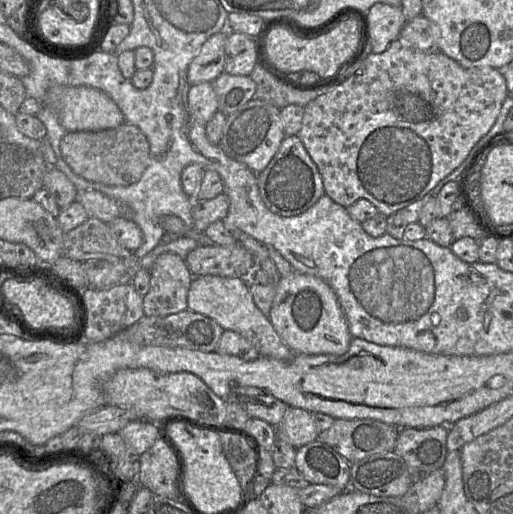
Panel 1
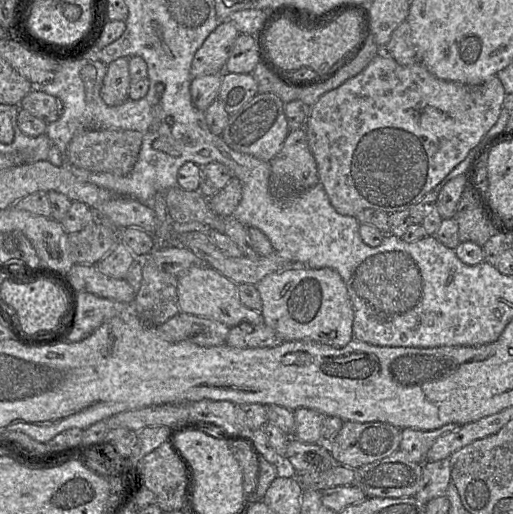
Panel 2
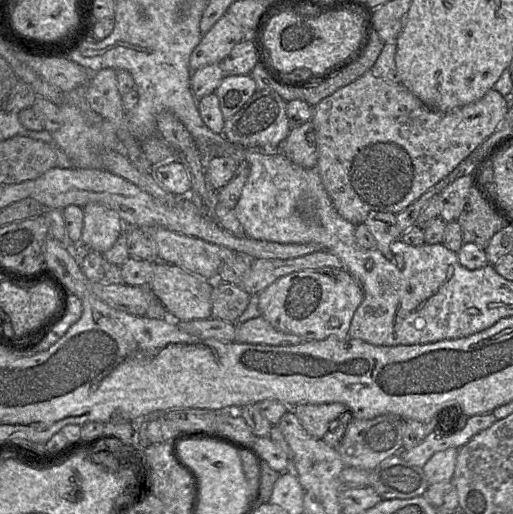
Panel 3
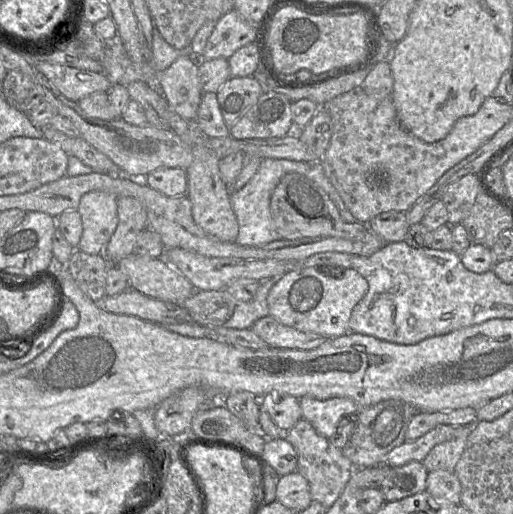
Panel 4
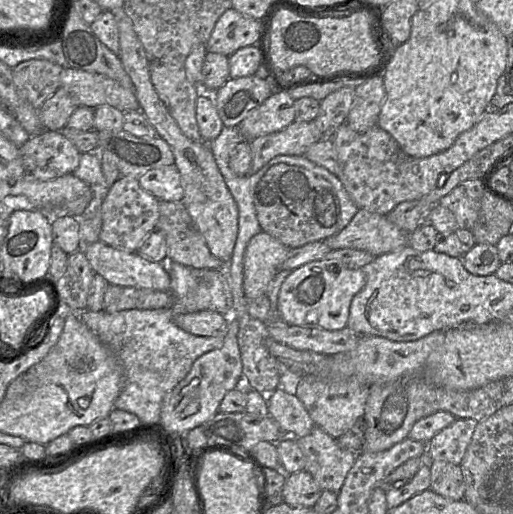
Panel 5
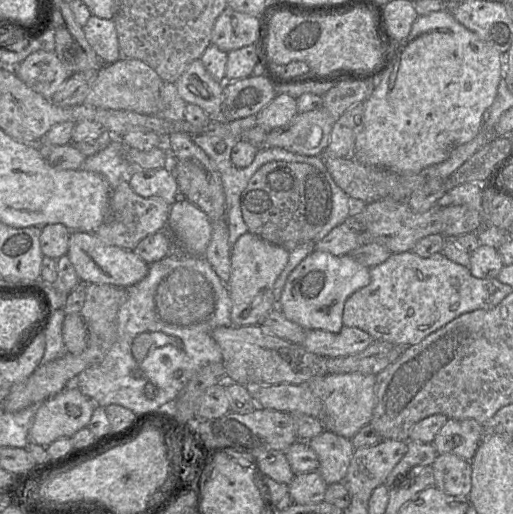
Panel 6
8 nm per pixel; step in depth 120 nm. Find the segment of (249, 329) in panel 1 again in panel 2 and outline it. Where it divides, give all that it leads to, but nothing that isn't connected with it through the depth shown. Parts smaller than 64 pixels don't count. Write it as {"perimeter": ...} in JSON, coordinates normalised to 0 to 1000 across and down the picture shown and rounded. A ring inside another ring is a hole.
{"perimeter":[[[402,516],[376,519],[347,539],[345,588],[351,607],[394,615],[435,628],[446,638],[474,626],[513,630],[505,607],[483,601],[470,589],[462,553]]]}

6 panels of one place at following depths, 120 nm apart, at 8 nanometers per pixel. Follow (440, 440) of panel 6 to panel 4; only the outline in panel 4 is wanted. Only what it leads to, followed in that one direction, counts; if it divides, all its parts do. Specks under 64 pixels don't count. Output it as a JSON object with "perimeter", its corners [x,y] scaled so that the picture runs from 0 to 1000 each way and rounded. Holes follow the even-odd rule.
{"perimeter":[[[903,829],[901,846],[850,866],[823,897],[834,918],[848,914],[885,916],[897,895],[910,854],[924,829]]]}

